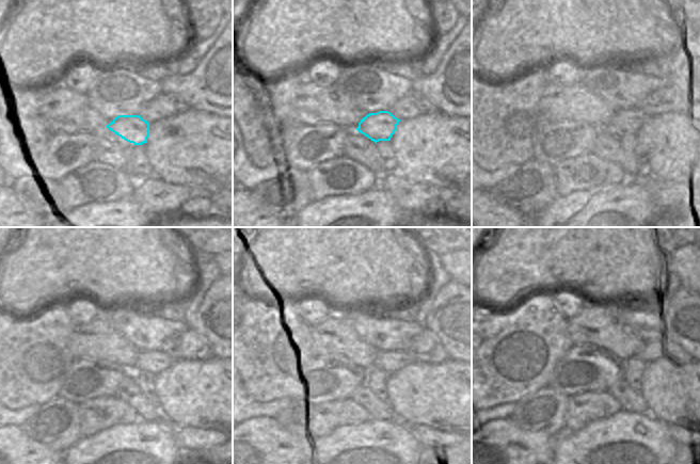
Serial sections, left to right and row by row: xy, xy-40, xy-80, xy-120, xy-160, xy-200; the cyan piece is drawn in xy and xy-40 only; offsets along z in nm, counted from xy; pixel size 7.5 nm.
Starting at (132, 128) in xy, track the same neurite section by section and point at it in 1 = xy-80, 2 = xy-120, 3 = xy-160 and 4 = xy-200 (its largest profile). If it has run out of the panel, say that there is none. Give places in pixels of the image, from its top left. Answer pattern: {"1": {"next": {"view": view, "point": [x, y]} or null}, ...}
{"1": {"next": {"view": "xy-80", "point": [626, 123]}}, "2": {"next": {"view": "xy-120", "point": [154, 362]}}, "3": {"next": {"view": "xy-160", "point": [390, 362]}}, "4": {"next": {"view": "xy-200", "point": [630, 361]}}}

